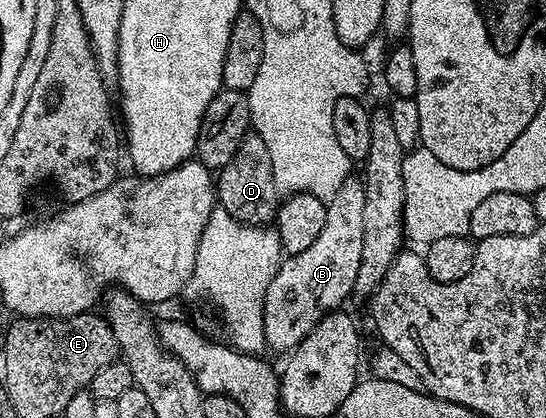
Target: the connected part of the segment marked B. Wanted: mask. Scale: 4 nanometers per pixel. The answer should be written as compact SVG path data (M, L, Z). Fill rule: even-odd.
M350 175L342 183L342 187L335 196L326 202L326 224L314 244L306 247L306 251L285 256L280 262L278 271L266 287L264 300L264 344L270 350L284 349L291 351L300 345L327 313L339 310L340 305L349 296L353 296L358 279L358 267L362 263L362 238L366 232L363 222L366 211L366 191L364 182L359 176Z

